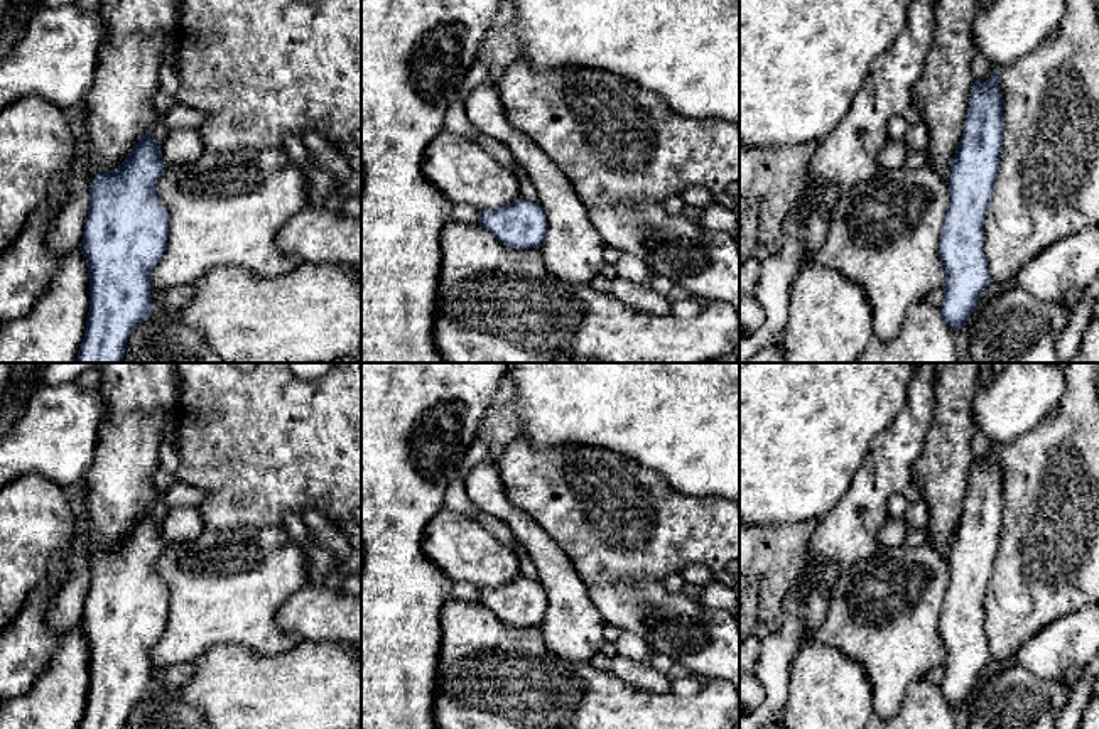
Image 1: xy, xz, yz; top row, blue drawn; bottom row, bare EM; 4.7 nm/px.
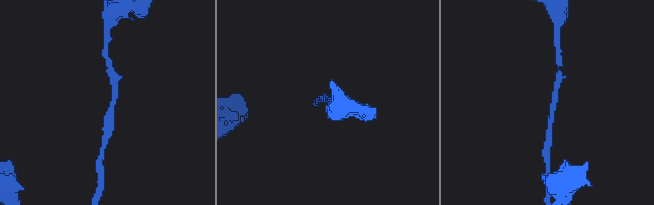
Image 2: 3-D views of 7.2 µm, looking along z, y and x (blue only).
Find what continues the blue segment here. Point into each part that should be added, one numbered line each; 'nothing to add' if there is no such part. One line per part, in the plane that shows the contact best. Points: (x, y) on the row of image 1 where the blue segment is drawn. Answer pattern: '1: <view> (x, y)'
nothing to add

